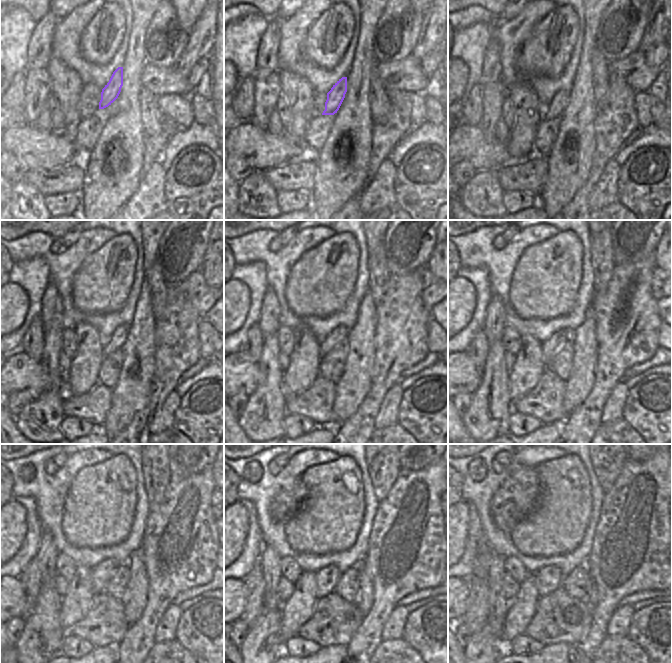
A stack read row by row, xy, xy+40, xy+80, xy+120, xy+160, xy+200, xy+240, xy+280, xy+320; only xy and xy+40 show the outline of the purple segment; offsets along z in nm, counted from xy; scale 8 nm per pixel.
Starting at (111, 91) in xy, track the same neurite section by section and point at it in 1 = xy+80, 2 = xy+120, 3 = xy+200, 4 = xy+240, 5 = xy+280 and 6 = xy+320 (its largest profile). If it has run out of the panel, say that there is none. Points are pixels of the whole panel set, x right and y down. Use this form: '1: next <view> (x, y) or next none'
1: next xy+80 (558, 103)
2: next xy+120 (106, 333)
3: next xy+200 (549, 347)
4: next xy+240 (101, 573)
5: next xy+280 (327, 577)
6: next xy+320 (549, 578)

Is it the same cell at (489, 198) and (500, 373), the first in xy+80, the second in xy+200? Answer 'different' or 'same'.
same

